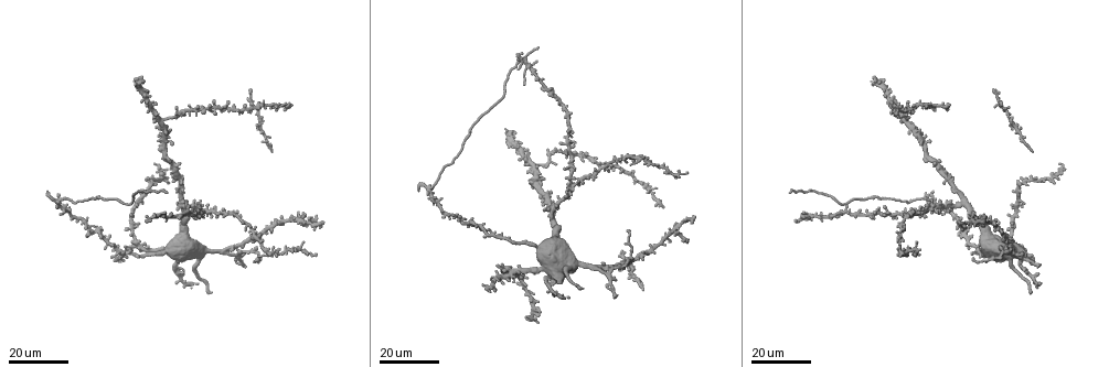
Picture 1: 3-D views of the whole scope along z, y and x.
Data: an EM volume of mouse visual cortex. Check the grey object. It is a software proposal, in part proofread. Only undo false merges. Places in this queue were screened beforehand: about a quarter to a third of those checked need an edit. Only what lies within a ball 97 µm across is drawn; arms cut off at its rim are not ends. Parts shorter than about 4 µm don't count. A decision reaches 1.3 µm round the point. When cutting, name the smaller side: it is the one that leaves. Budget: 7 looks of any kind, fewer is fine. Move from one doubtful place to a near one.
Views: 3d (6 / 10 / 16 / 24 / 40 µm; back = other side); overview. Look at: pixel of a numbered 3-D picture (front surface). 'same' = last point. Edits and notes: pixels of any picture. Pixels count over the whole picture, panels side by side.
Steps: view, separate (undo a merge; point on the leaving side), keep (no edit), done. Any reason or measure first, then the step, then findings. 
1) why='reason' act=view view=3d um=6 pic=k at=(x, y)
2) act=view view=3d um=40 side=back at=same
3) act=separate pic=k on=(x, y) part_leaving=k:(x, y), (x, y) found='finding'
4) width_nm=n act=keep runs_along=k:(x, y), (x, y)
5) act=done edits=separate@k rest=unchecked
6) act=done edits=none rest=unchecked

act=view view=3d um=16 pic=1 at=(609, 274)

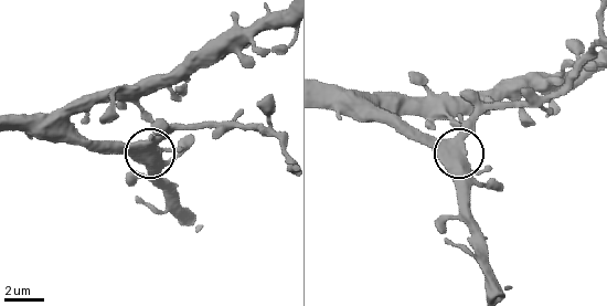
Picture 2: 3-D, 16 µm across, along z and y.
act=view view=3d um=6 pic=2 at=(460, 143)

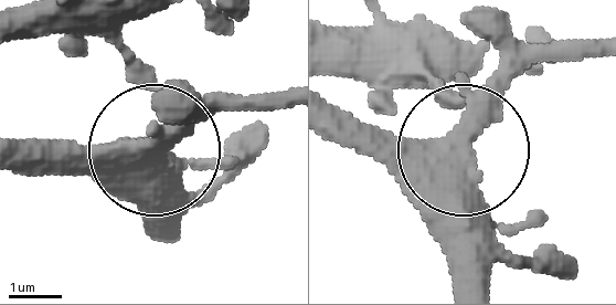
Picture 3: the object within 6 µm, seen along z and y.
width_nm=470 act=keep runs_along=3:(333, 103), (460, 156), (465, 258) found='all the same neuron'

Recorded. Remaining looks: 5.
why='four or more arms meet' act=view view=3d um=24 pic=1 at=(639, 159)

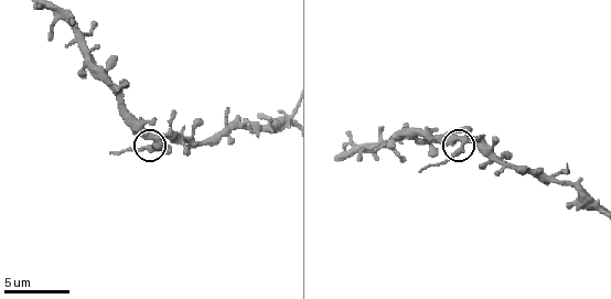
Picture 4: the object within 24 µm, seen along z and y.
why='zoom in' act=view view=3d um=6 pic=4 at=(466, 143)

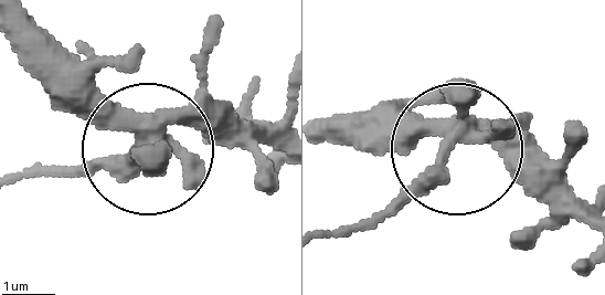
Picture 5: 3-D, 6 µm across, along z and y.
width_nm=330 act=keep runs_along=5:(22, 20), (137, 139), (88, 165), (40, 165) found='all the same neuron'

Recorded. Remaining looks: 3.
why='four or more arms meet' act=view view=3d um=16 pic=1 at=(430, 187)

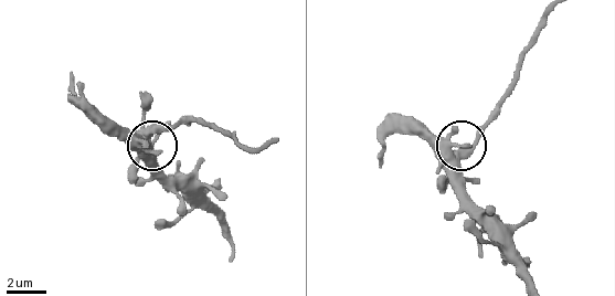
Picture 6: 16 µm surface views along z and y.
why='zoom in' act=view view=3d um=6 pic=6 at=(455, 151)

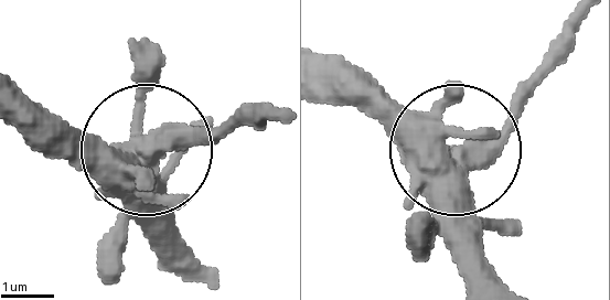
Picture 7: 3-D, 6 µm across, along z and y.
width_nm=540 act=separate pic=7 on=(216, 130) part_leaving=7:(468, 153), (564, 25) found='two neurons meet here'

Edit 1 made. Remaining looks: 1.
act=done edits=separate@7 rest=unchecked

